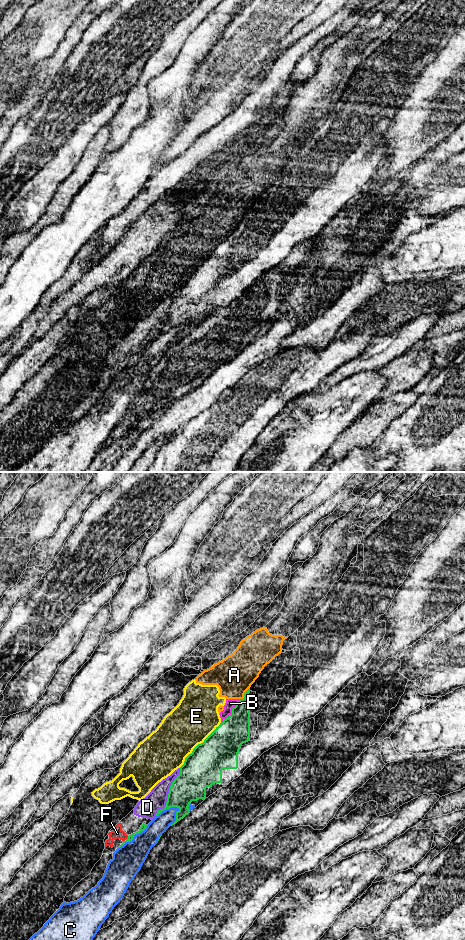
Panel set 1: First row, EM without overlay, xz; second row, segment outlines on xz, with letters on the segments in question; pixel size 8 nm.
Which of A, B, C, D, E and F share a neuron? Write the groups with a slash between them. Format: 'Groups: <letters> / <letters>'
Groups: A E / B / C / D F

